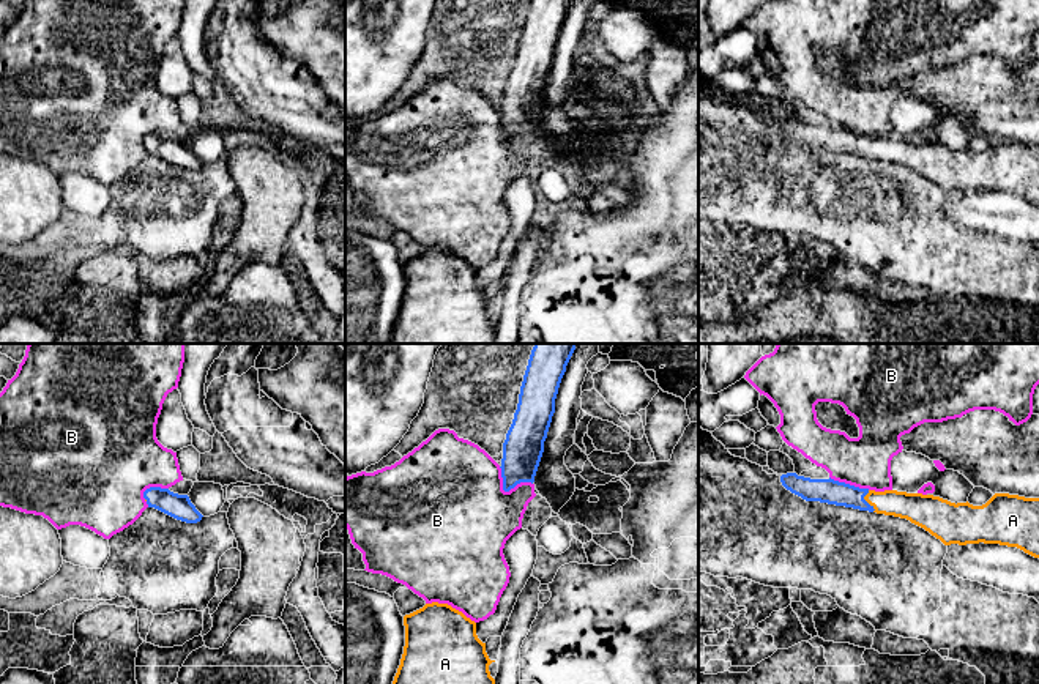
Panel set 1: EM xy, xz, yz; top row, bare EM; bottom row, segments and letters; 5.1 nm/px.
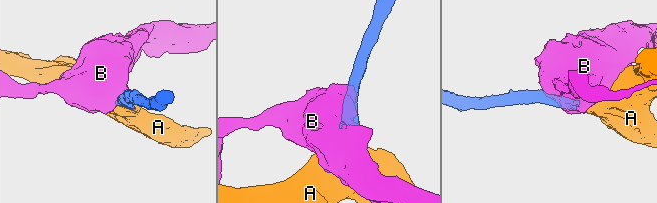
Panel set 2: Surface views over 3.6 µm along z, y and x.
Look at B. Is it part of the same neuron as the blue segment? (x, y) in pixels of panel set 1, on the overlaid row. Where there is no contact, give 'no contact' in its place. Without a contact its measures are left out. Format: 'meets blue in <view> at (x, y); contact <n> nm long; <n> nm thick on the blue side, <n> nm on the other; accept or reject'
meets blue in xz at (506, 490); contact 200 nm long; 200 nm thick on the blue side, 480 nm on the other; reject

